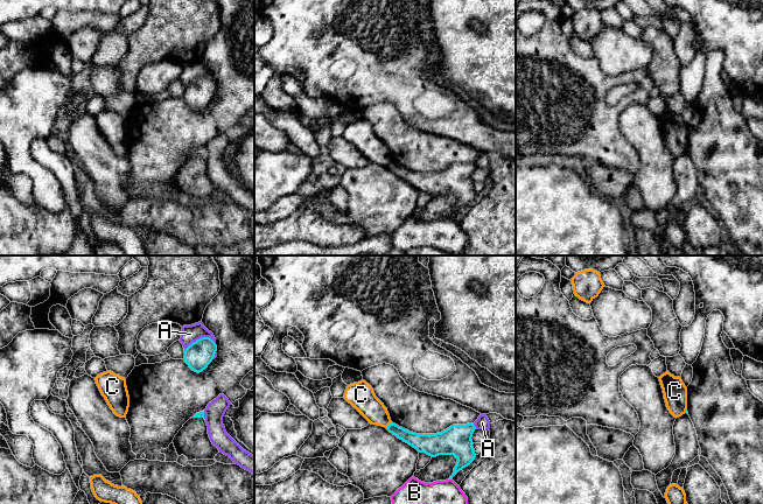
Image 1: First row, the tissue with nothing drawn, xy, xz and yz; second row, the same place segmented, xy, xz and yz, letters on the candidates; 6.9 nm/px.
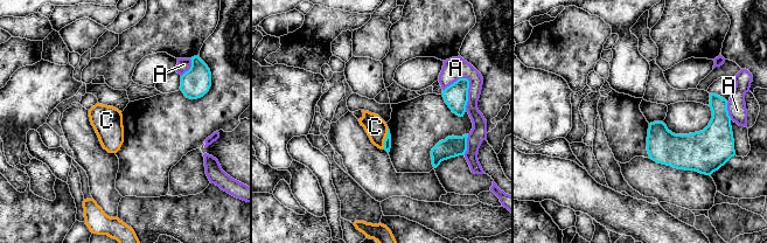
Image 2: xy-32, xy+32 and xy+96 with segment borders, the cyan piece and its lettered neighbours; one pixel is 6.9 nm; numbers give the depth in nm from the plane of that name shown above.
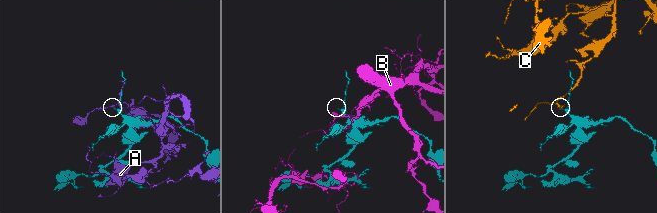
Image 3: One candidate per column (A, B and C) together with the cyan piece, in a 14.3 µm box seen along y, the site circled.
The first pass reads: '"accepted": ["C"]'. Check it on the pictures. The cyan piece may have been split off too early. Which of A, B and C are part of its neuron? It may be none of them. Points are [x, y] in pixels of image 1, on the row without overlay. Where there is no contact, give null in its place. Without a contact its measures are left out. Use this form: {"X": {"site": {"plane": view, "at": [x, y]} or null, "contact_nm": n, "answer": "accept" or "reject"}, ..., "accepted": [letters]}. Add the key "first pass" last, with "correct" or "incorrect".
{"A": {"site": {"plane": "xy", "at": [200, 77]}, "contact_nm": 220, "answer": "reject"}, "B": {"site": {"plane": "xz", "at": [450, 217]}, "contact_nm": 30, "answer": "reject"}, "C": {"site": {"plane": "xz", "at": [389, 163]}, "contact_nm": 60, "answer": "reject"}, "accepted": [], "first pass": "incorrect"}

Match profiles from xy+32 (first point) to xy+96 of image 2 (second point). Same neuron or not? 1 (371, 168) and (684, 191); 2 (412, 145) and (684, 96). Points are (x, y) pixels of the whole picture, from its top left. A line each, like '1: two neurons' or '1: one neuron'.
1: one neuron
2: two neurons

